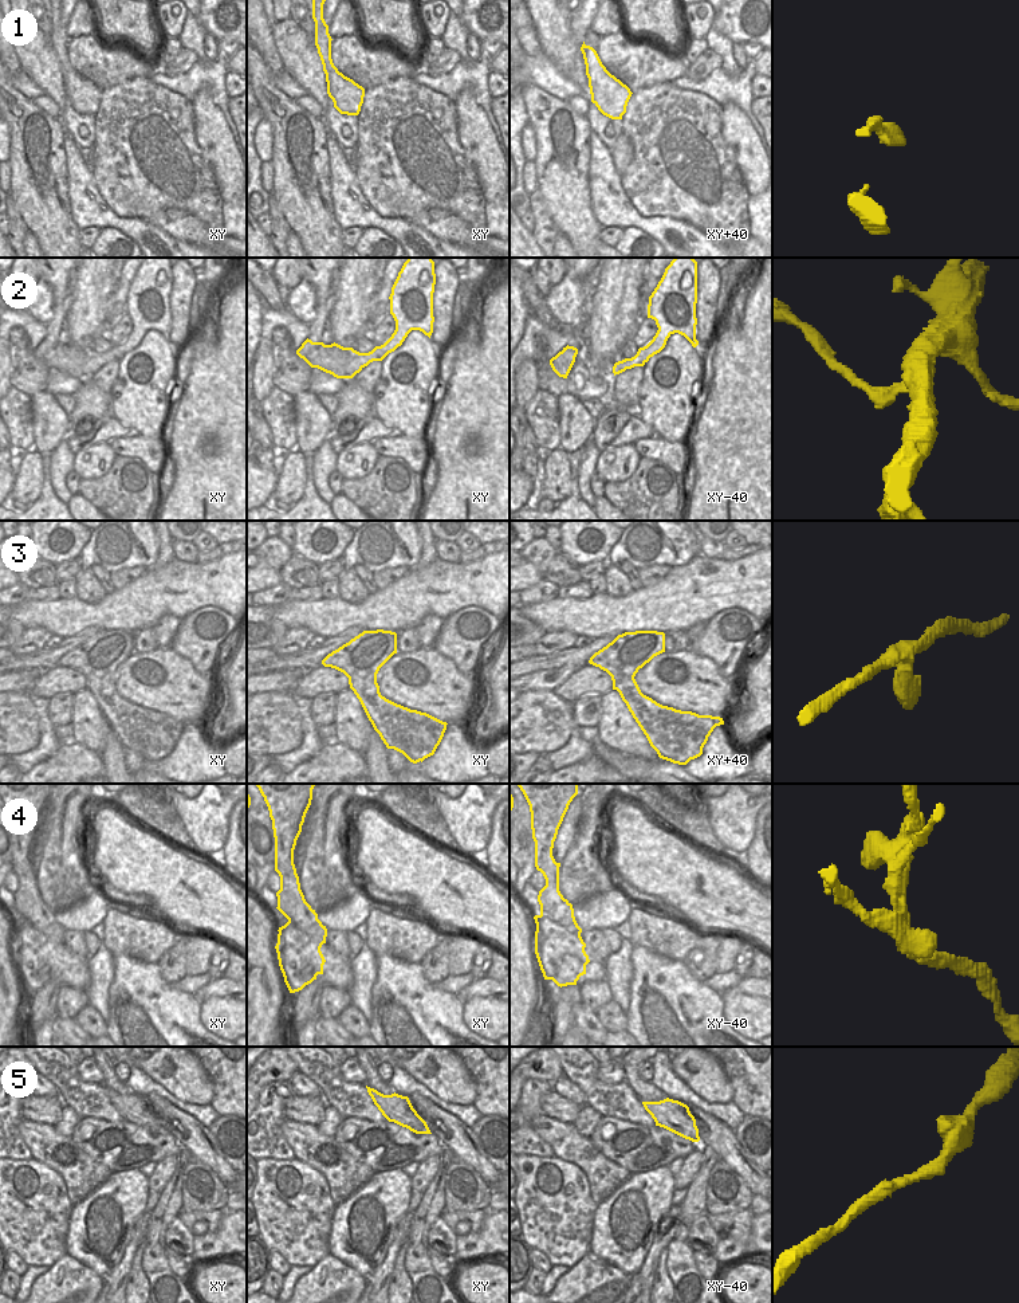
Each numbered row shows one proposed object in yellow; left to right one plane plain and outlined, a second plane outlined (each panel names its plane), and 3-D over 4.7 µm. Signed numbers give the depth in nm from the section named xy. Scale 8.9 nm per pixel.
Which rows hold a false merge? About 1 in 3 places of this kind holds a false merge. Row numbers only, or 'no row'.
2, 4

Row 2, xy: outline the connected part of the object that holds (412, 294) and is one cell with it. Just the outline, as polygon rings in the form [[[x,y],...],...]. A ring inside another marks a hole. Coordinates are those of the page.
[[[408,258],[389,297],[396,330],[383,345],[375,346],[354,368],[365,368],[373,361],[382,361],[402,345],[412,330],[420,330],[430,338],[434,322],[434,284],[436,274],[432,258]]]

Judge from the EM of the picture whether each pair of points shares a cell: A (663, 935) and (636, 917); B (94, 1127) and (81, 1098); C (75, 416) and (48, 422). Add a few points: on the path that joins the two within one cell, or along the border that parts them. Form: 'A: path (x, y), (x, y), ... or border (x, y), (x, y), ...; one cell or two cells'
A: path (656, 933), (642, 923); one cell
B: border (82, 1117), (97, 1117), (121, 1122); two cells
C: border (67, 415), (69, 422); two cells

